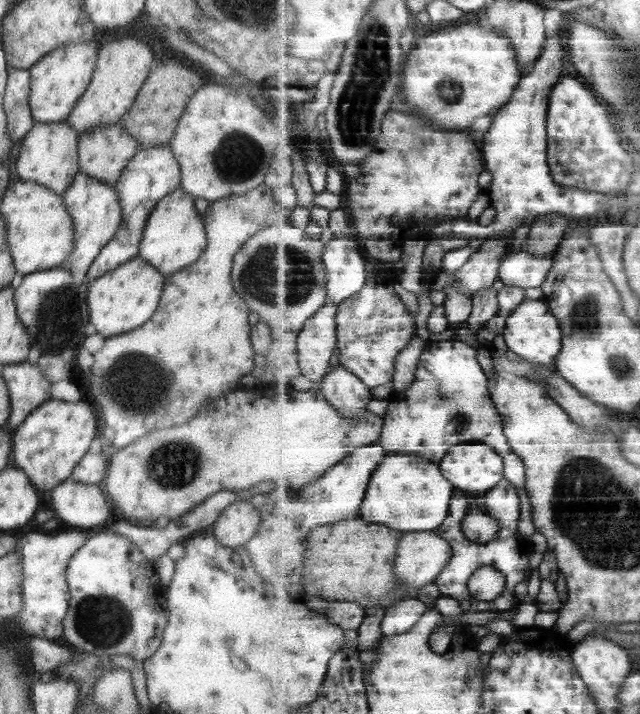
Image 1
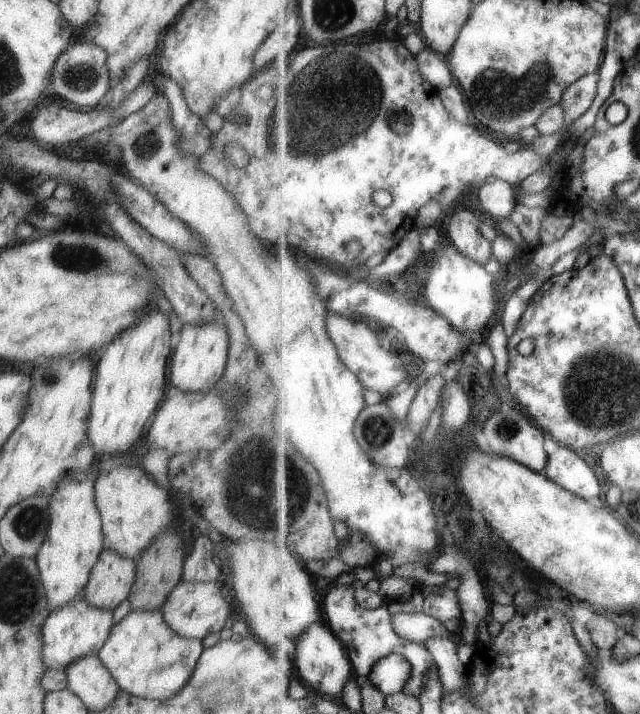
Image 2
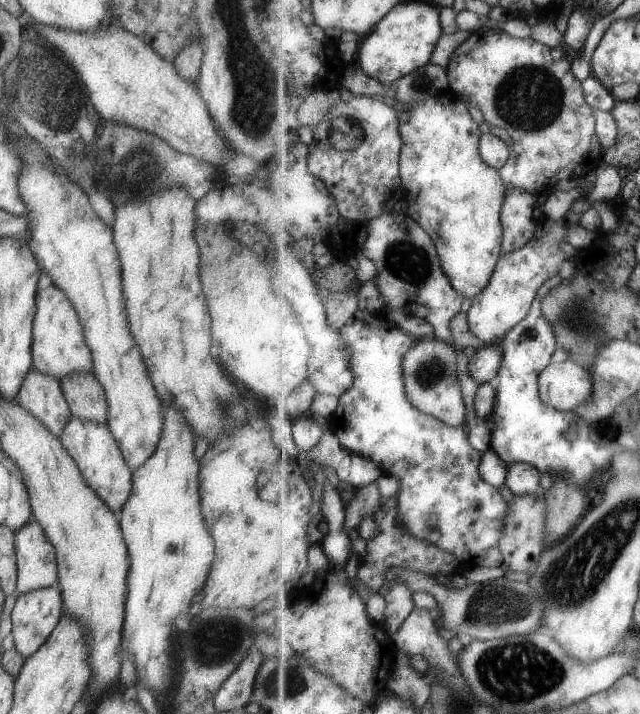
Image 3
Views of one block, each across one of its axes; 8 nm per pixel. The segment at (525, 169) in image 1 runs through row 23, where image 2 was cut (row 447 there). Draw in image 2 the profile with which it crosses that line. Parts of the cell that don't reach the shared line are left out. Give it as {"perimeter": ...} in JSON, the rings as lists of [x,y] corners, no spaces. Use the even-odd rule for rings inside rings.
{"perimeter":[[[559,447],[551,453],[543,473],[583,500],[598,498],[601,494],[601,482],[595,472],[572,448]]]}

